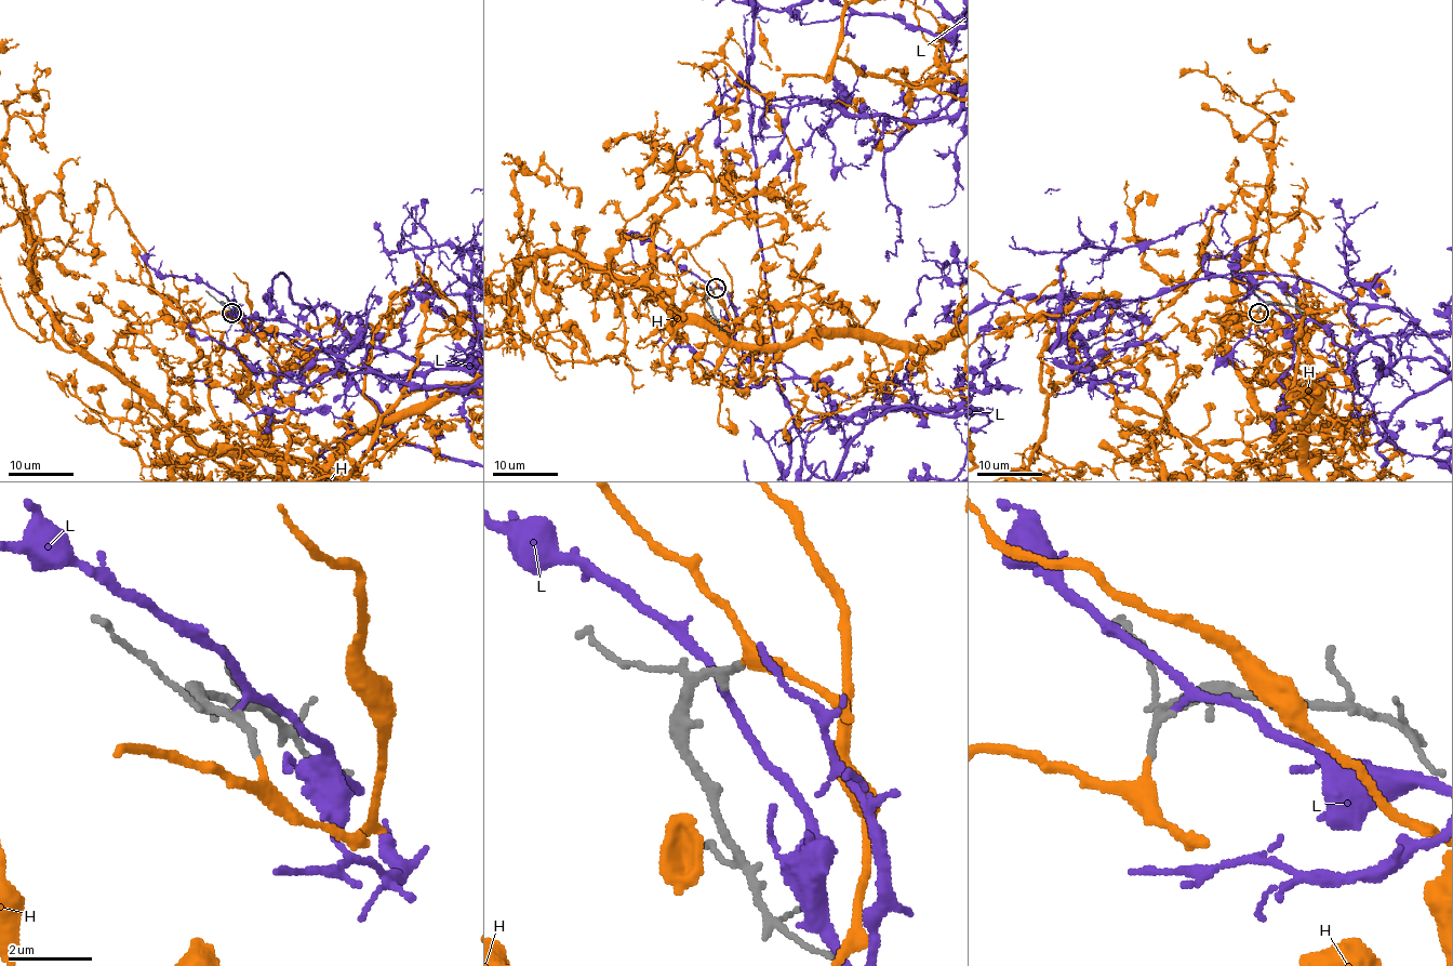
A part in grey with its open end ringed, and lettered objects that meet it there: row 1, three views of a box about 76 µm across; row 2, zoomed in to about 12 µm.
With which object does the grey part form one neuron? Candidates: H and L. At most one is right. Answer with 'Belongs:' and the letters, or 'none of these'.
Belongs: none of these

